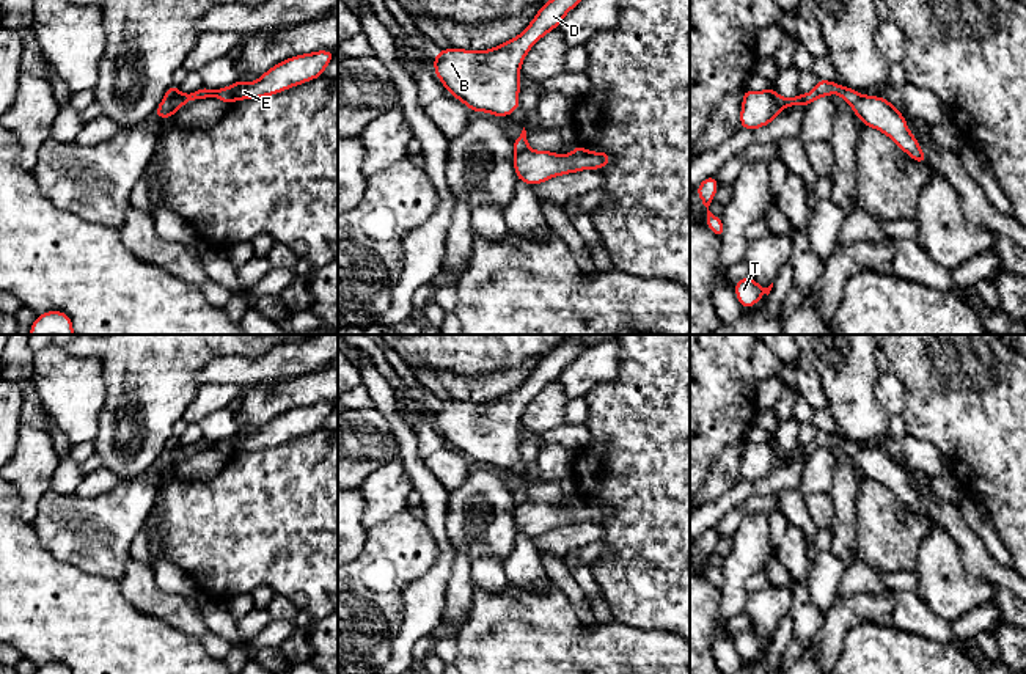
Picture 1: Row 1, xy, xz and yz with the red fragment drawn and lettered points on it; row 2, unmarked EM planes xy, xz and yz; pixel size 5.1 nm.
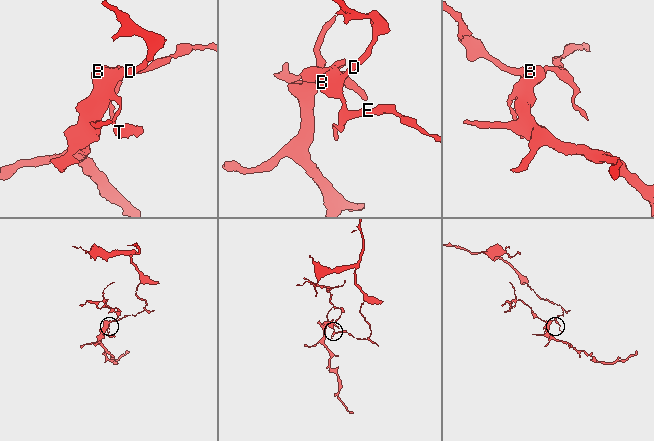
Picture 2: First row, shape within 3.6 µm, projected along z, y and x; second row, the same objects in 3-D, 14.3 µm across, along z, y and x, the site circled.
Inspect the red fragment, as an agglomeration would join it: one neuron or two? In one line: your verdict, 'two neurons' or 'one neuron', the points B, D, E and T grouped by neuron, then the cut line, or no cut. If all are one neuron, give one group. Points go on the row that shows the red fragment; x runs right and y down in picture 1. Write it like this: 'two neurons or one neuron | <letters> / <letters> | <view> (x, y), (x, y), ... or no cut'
two neurons | B D T / E | xy (179, 93), (164, 99)

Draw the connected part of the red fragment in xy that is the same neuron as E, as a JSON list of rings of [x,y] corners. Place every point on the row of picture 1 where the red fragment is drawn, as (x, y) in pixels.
[[[332,50],[302,53],[275,64],[256,82],[245,83],[236,80],[226,88],[209,90],[206,86],[201,86],[198,91],[192,91],[189,94],[179,93],[170,101],[163,99],[156,108],[154,115],[159,119],[165,119],[173,116],[189,101],[201,101],[207,97],[217,97],[229,105],[240,99],[253,101],[264,96],[273,96],[288,88],[294,88],[324,75],[327,64],[333,60],[335,55],[336,53]]]

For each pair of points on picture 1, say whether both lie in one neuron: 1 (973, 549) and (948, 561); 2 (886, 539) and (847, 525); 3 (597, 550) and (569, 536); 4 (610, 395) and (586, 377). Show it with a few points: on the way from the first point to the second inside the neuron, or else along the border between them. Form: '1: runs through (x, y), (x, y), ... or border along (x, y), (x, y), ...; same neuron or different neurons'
1: border along (938, 525), (954, 542), (962, 566), (976, 578); different neurons
2: border along (857, 490), (855, 558); different neurons
3: border along (600, 539), (585, 544), (578, 550); different neurons
4: border along (618, 354), (618, 374), (594, 385), (583, 396); different neurons

